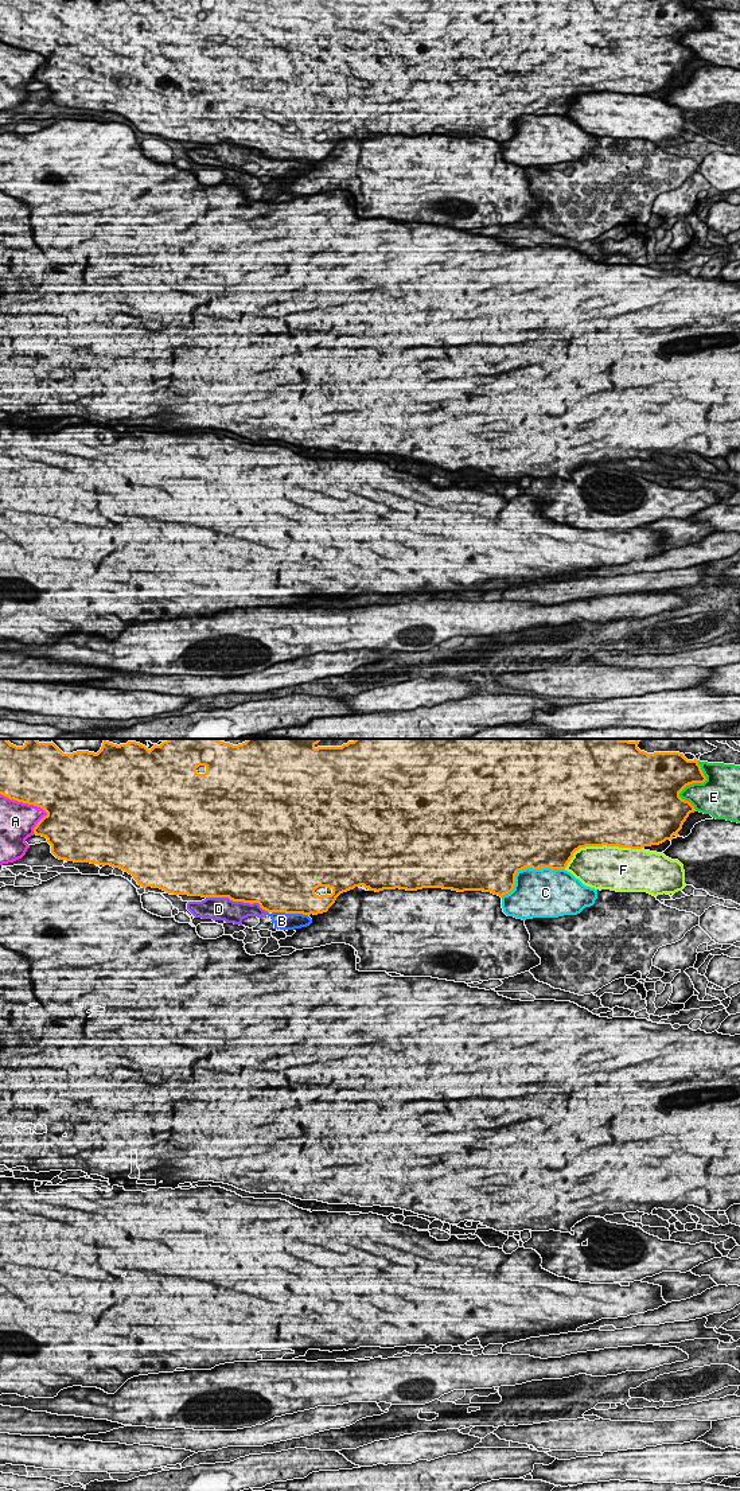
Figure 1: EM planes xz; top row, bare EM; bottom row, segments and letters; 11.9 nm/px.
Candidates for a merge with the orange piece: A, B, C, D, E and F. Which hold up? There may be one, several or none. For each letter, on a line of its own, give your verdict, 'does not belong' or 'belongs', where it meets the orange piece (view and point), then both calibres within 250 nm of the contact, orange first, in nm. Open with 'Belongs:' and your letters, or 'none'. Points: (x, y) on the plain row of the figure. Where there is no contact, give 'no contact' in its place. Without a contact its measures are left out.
Belongs: none
A: does not belong; contact xz (34, 51); calibres 500 and 400 nm
B: does not belong; contact xz (289, 159); calibres 500 and 200 nm
C: does not belong; contact xz (526, 113); calibres 500 and 420 nm
D: does not belong; contact xz (237, 147); calibres 500 and 280 nm
E: does not belong; contact xz (692, 30); calibres 440 and 380 nm
F: does not belong; contact xz (599, 92); calibres 500 and 480 nm

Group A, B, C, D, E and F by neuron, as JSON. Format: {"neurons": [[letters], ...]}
{"neurons": [["A"], ["B", "D"], ["C"], ["E"], ["F"]]}

